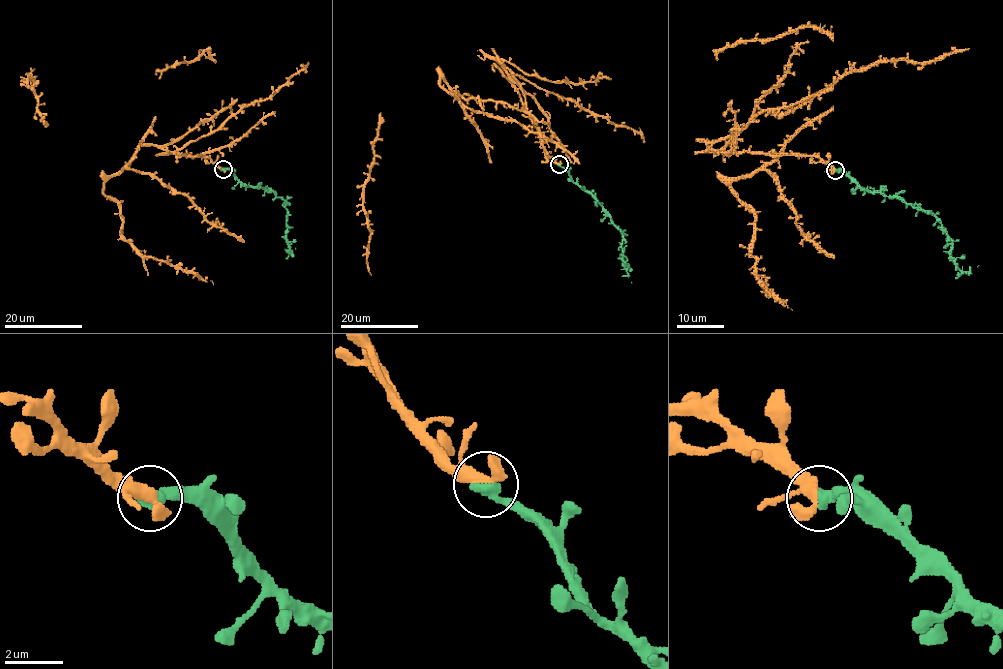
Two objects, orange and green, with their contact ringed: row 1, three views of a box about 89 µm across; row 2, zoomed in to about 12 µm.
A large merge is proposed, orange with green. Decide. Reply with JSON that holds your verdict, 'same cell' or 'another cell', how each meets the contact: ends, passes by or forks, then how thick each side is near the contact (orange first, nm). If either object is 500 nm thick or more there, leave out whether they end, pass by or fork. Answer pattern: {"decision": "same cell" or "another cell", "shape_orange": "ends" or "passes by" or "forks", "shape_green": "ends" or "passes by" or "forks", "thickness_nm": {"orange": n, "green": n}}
{"decision": "same cell", "shape_orange": "passes by", "shape_green": "ends", "thickness_nm": {"orange": 400, "green": 480}}

